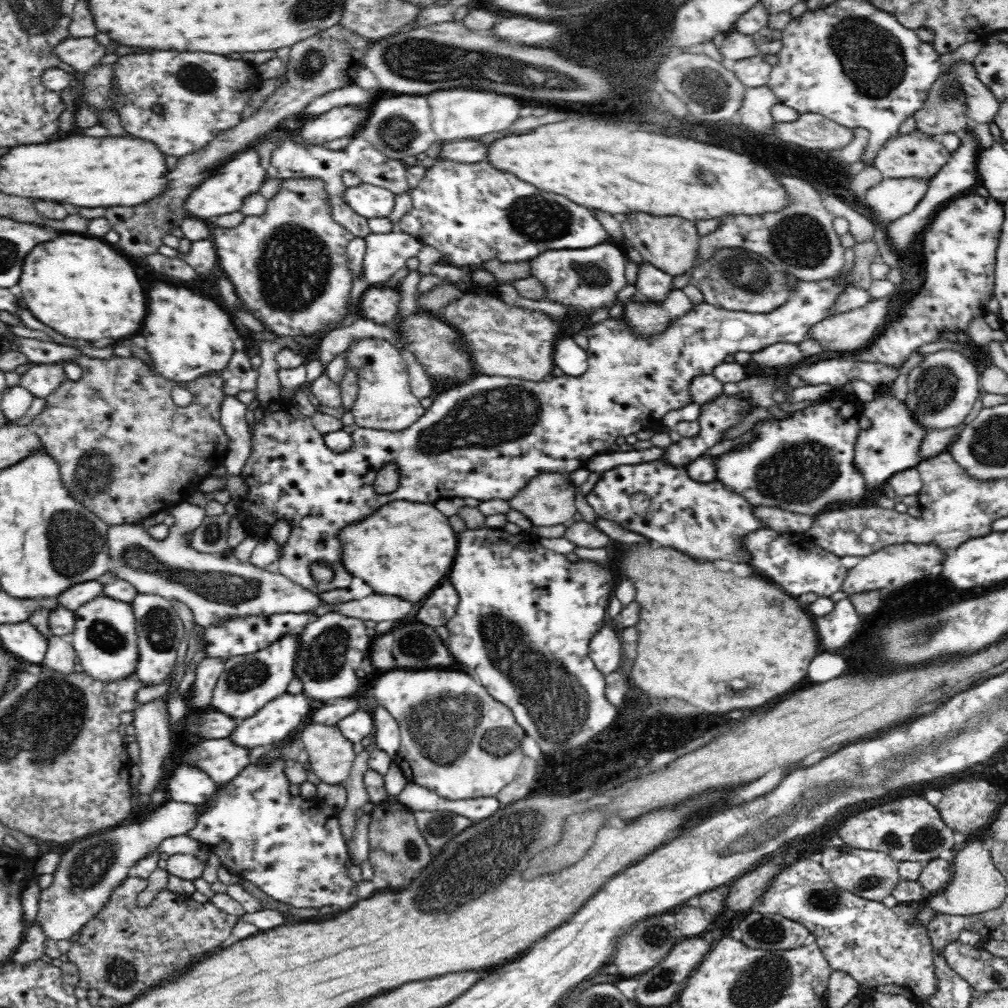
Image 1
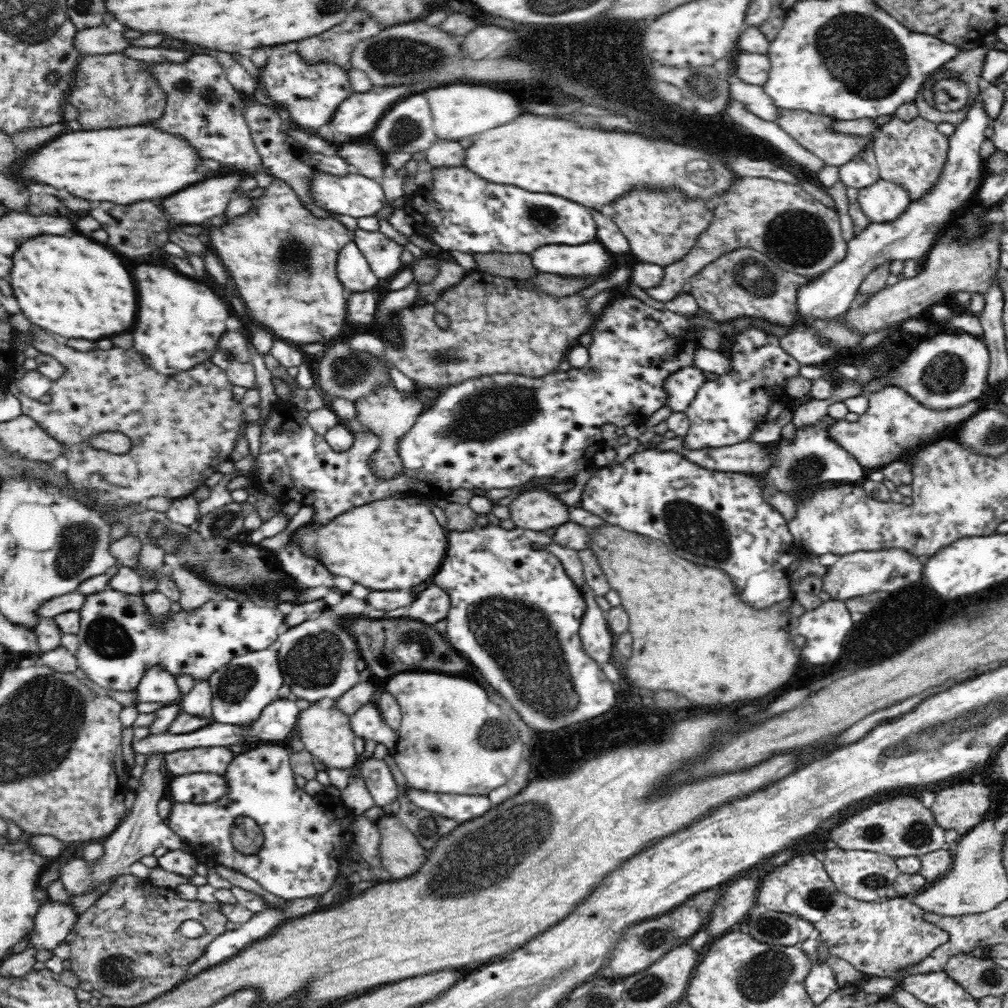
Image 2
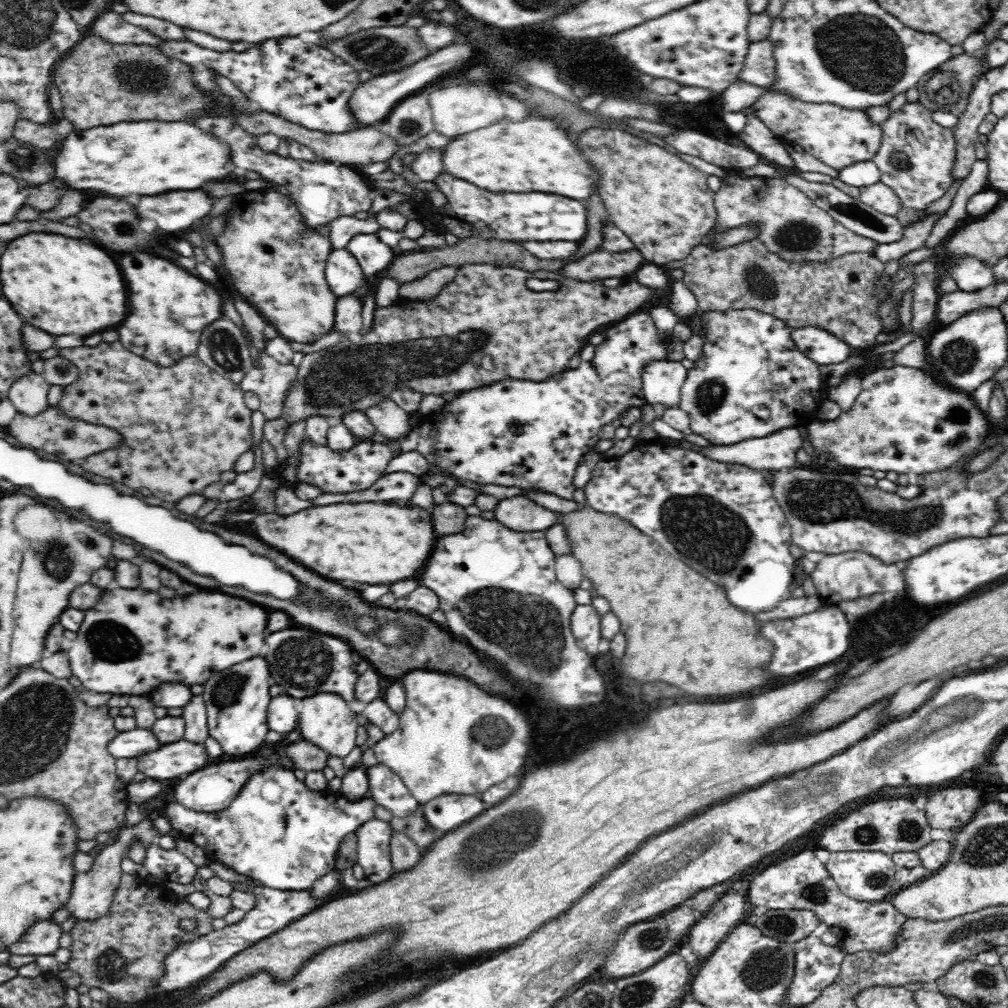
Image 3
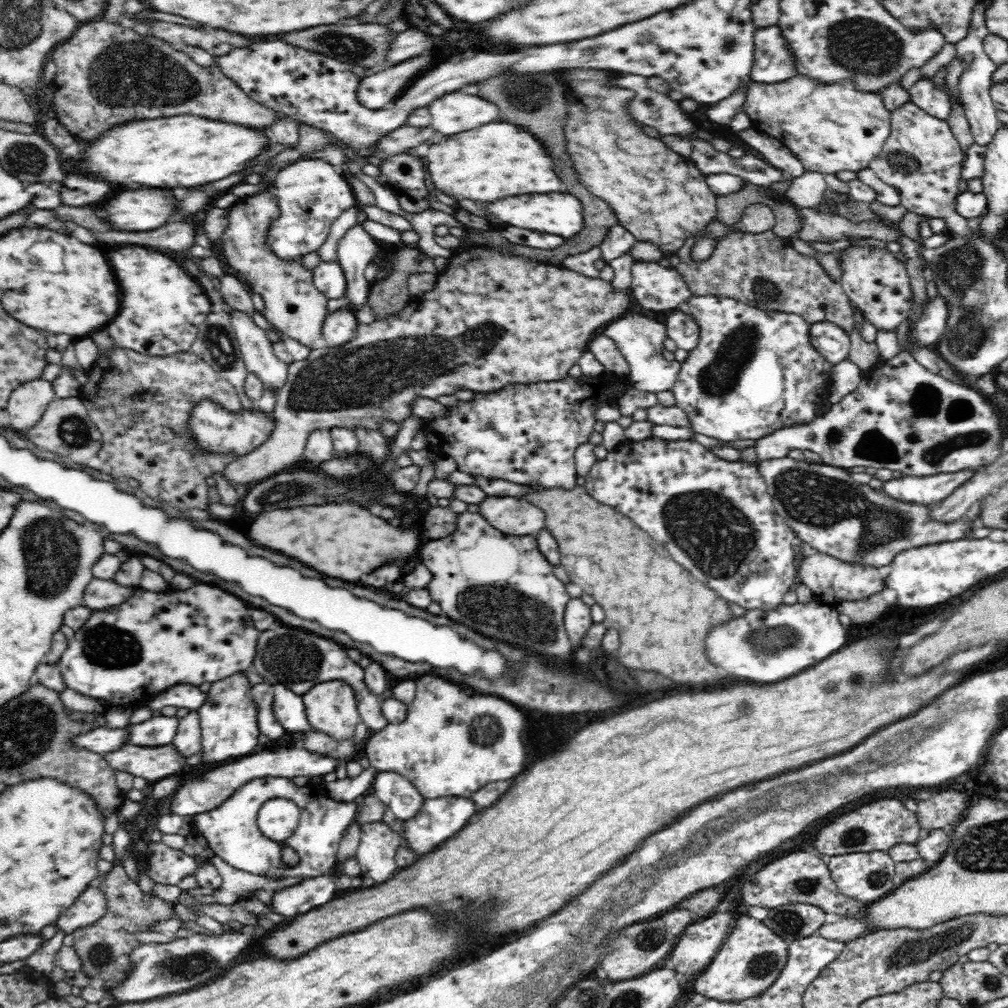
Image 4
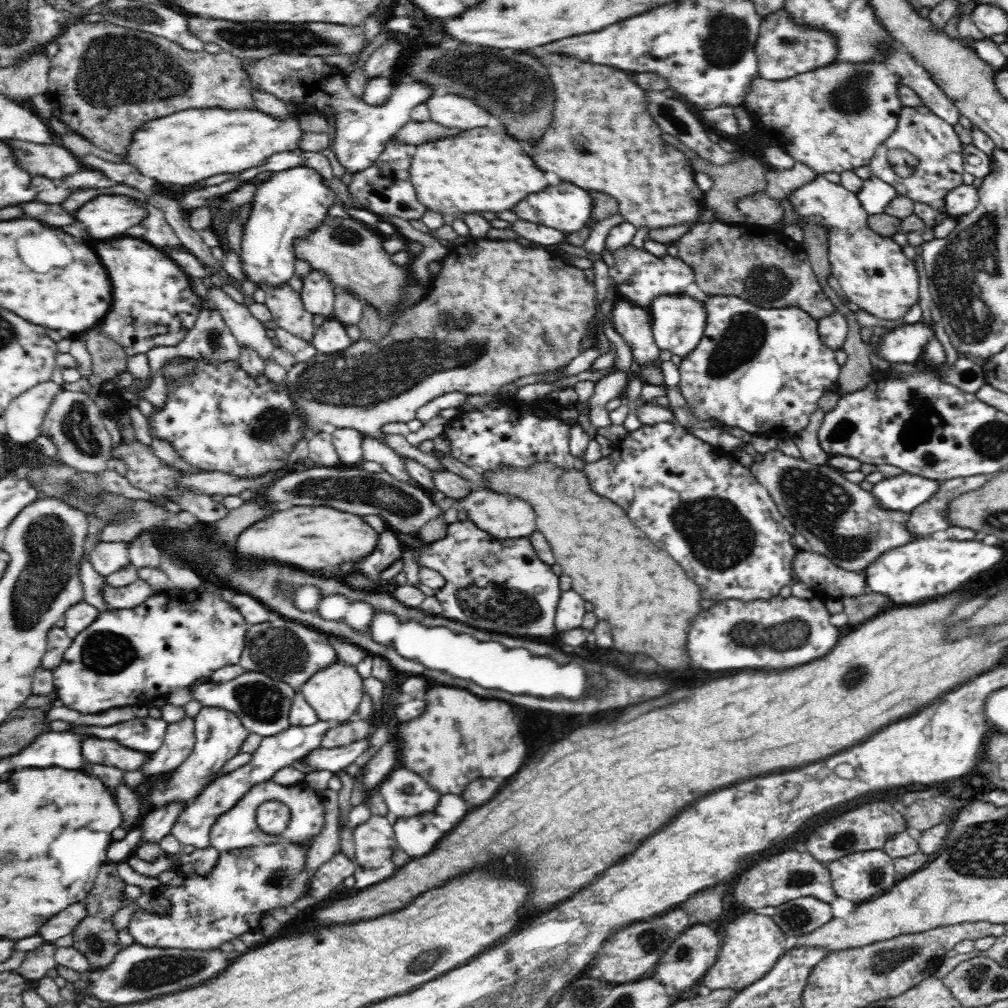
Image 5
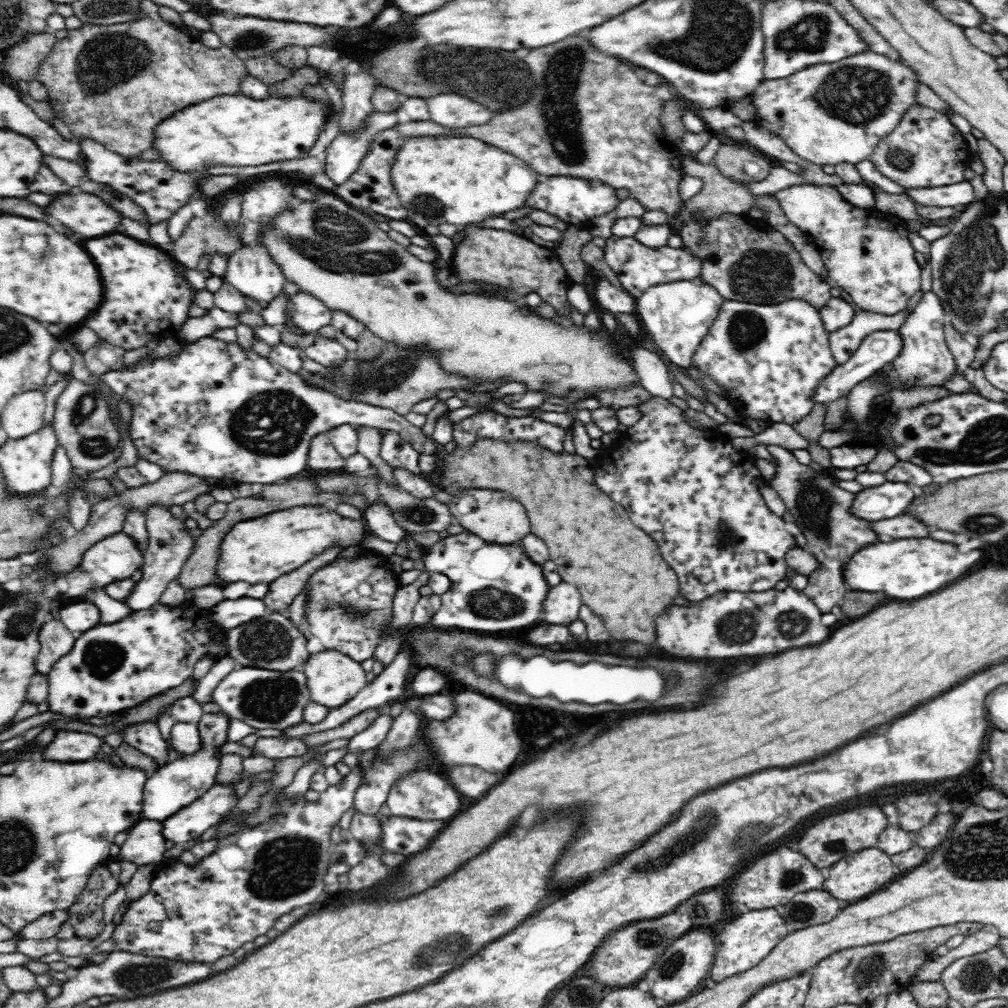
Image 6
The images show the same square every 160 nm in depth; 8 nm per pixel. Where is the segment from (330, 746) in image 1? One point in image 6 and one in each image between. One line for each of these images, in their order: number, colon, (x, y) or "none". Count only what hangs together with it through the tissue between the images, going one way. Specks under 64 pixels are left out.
2: (326, 733)
3: (325, 720)
4: (331, 708)
5: (334, 693)
6: (333, 678)

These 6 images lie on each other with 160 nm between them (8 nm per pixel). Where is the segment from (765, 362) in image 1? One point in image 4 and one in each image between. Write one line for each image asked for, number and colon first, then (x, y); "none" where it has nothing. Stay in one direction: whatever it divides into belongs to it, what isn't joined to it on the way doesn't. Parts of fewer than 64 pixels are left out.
2: (802, 345)
3: (822, 347)
4: (833, 343)

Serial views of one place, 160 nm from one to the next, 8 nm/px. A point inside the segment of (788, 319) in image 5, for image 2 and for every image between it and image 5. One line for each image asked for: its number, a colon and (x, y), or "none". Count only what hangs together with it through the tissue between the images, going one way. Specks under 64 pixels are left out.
2: (725, 412)
3: (752, 380)
4: (753, 372)

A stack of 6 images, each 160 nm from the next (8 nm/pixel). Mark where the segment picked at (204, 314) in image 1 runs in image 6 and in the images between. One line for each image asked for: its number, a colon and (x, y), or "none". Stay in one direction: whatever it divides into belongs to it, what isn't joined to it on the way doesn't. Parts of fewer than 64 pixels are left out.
2: (179, 325)
3: (169, 309)
4: (163, 306)
5: (154, 305)
6: (146, 297)

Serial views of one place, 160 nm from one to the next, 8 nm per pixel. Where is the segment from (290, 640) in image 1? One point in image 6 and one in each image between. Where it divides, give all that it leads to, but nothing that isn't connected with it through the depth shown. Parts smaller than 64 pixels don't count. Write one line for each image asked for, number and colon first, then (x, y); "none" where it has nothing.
2: (241, 689)
3: (237, 698)
4: (229, 720)
5: (219, 734)
6: (173, 786)

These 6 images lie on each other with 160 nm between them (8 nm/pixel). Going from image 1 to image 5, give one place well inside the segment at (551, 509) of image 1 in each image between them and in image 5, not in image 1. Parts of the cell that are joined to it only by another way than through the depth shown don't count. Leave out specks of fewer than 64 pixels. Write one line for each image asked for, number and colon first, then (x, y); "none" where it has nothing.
2: (538, 509)
3: (520, 514)
4: (517, 517)
5: (506, 517)

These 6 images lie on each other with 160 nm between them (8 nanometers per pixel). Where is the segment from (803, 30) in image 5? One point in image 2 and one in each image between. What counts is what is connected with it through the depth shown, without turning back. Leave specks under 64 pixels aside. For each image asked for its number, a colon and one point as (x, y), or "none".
2: (753, 68)
3: (757, 71)
4: (773, 62)

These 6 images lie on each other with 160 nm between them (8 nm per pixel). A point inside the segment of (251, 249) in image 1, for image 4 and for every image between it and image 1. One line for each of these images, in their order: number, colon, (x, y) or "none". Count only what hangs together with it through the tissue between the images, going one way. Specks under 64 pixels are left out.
2: (283, 258)
3: (276, 261)
4: (293, 303)

